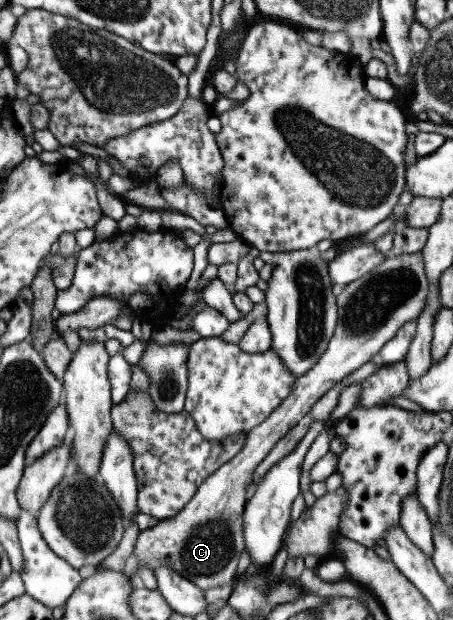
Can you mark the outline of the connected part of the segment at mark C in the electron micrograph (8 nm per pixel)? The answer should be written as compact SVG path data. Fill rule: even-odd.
M421 251L387 257L378 267L350 281L335 296L338 323L315 365L296 378L292 392L280 406L259 426L246 433L245 444L237 456L206 477L183 509L137 534L132 549L137 566L151 571L159 566L167 566L202 590L235 580L238 559L244 549L242 509L245 492L253 483L255 467L273 449L273 445L309 412L316 399L351 371L367 363L401 325L420 315L428 291Z

